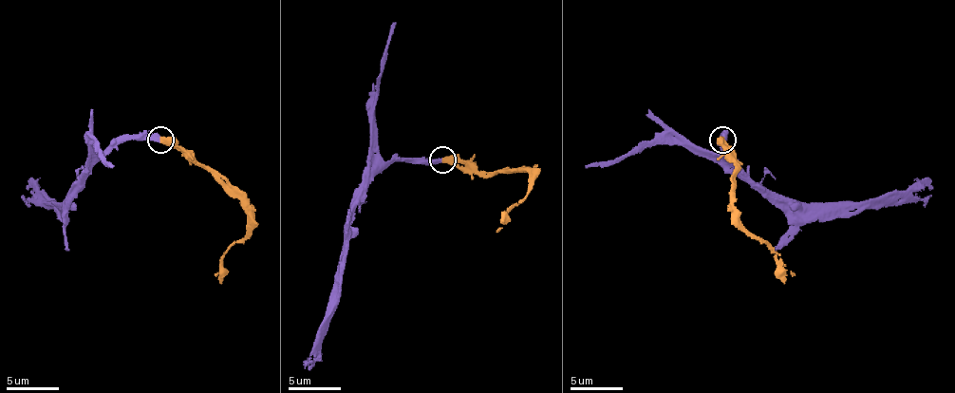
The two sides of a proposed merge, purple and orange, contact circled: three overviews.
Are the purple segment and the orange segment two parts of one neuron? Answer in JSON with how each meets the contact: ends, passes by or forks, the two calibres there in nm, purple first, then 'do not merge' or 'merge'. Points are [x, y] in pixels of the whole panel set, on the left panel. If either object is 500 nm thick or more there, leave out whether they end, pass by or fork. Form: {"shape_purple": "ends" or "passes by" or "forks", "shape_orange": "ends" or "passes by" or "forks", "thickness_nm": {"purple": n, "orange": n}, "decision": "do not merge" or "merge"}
{"shape_purple": "ends", "shape_orange": "ends", "thickness_nm": {"purple": 380, "orange": 480}, "decision": "merge"}

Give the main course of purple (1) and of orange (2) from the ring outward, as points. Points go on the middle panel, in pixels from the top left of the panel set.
1: (441, 159), (392, 159), (352, 203), (342, 245), (339, 298), (316, 361), (308, 369)
2: (441, 159), (455, 159), (487, 172), (521, 169), (529, 175), (529, 190), (505, 214), (497, 233)

